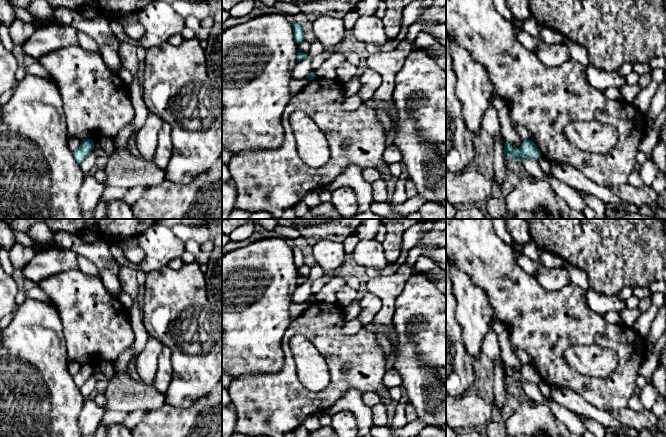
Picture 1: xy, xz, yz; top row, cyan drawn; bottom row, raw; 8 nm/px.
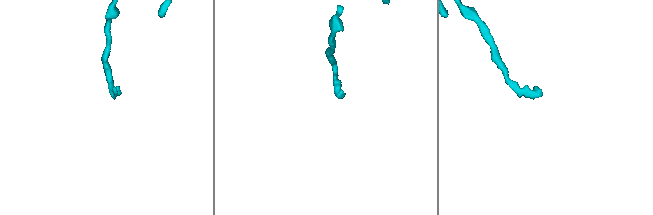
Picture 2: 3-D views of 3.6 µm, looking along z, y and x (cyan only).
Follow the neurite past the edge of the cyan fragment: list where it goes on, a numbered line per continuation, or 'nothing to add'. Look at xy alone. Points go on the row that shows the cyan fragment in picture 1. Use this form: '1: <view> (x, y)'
nothing to add

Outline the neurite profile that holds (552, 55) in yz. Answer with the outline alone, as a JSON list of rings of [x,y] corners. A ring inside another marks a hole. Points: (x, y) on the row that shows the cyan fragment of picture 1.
[[[539,40],[537,53],[539,59],[548,67],[557,67],[571,59],[566,43],[546,44]]]

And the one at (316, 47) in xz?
[[[315,40],[314,42],[310,44],[310,50],[308,54],[311,57],[315,57],[318,54],[322,53],[323,51],[324,51],[323,45],[318,40]]]

